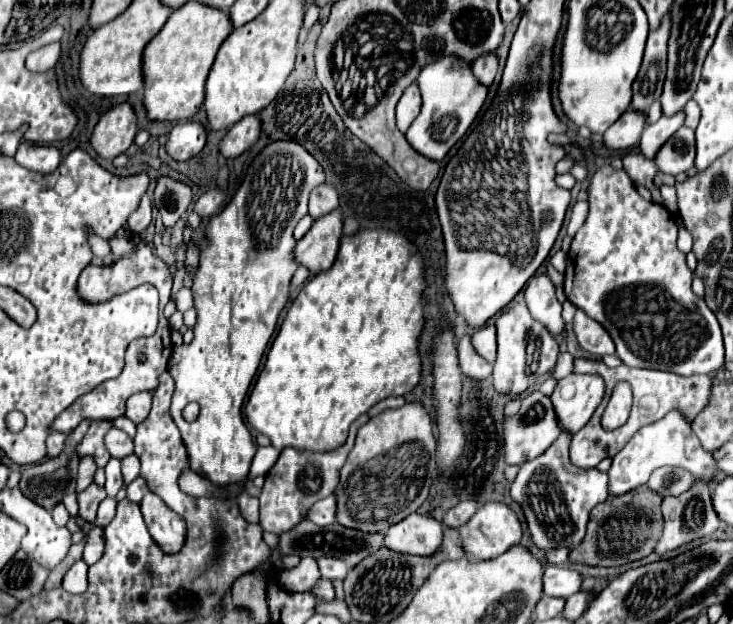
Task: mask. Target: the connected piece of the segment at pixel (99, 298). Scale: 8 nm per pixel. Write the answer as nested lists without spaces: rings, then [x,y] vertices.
[[[141,243],[139,249],[131,257],[123,257],[123,259],[115,261],[113,265],[105,265],[105,267],[89,265],[89,267],[85,267],[83,273],[79,275],[79,281],[77,281],[77,293],[85,303],[103,303],[103,301],[109,301],[111,297],[125,293],[133,287],[139,287],[143,283],[151,283],[157,287],[159,297],[161,297],[161,311],[163,311],[163,307],[167,305],[167,301],[171,297],[173,277],[171,277],[169,267],[145,243]]]

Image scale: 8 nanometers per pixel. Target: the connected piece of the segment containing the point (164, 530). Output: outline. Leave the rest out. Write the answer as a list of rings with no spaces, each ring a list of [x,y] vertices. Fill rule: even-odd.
[[[141,509],[153,541],[165,553],[179,553],[185,543],[185,519],[173,509]]]

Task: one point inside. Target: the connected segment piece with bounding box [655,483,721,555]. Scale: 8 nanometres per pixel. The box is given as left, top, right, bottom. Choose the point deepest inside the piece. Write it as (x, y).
(689, 517)

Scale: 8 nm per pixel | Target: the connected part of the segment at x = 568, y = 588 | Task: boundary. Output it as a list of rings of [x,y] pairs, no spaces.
[[[547,565],[543,571],[543,595],[567,599],[581,589],[581,577],[577,571],[559,565]]]

